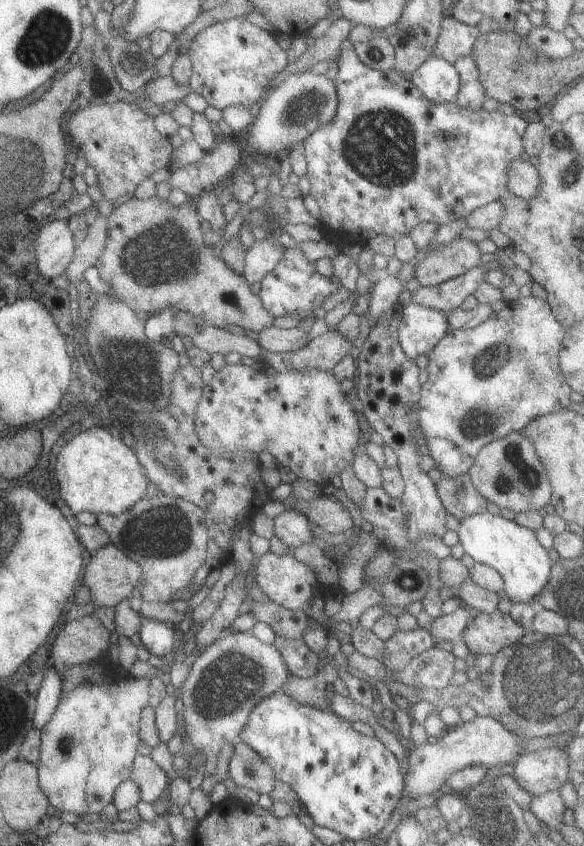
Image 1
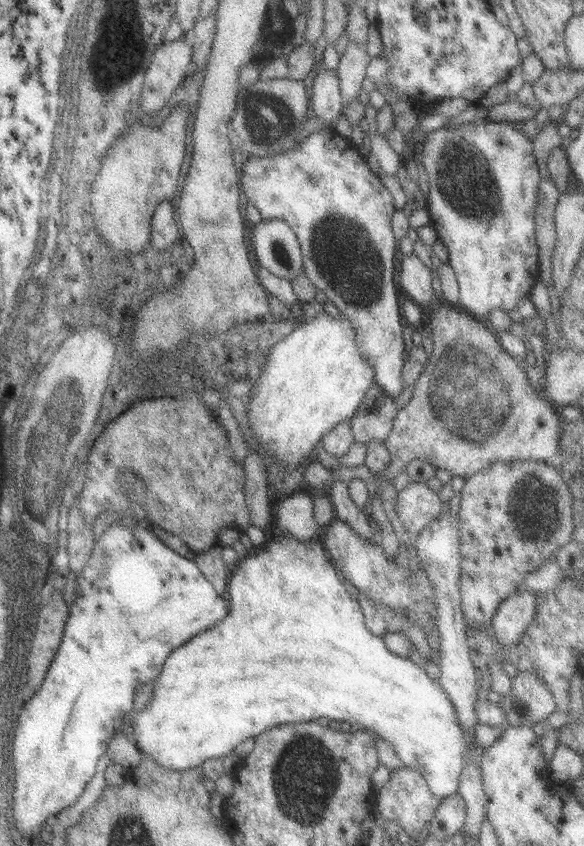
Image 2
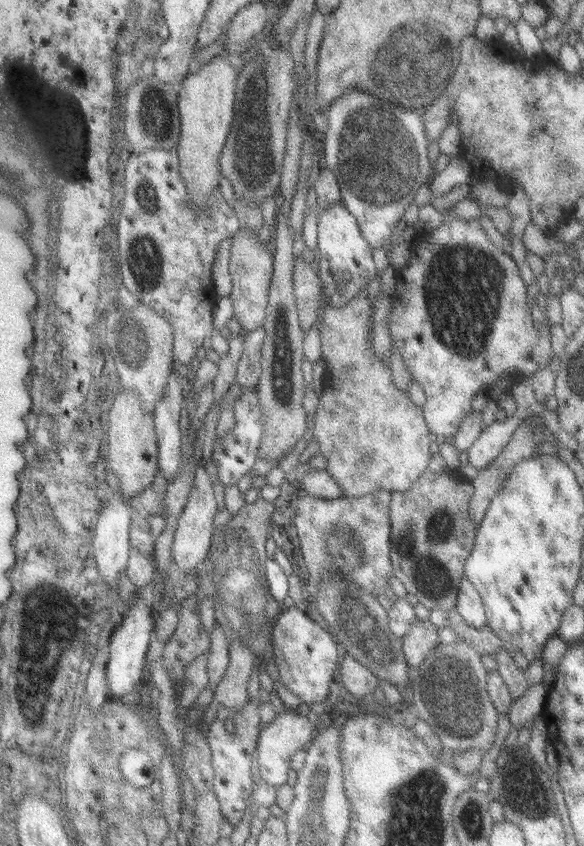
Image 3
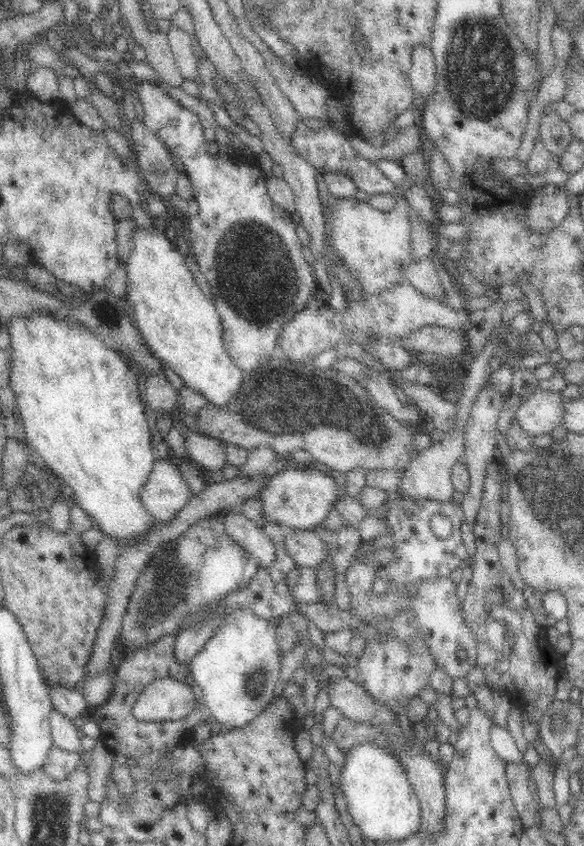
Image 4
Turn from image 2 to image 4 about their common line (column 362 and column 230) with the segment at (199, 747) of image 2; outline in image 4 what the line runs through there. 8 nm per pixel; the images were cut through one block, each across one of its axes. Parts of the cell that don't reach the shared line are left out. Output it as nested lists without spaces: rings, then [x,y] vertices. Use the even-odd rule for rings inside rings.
[[[242,609],[227,618],[223,627],[190,662],[195,686],[202,692],[202,702],[210,711],[211,718],[227,730],[245,727],[275,698],[274,688],[282,676],[278,661],[276,625],[276,621],[262,620],[252,615],[250,609]]]

